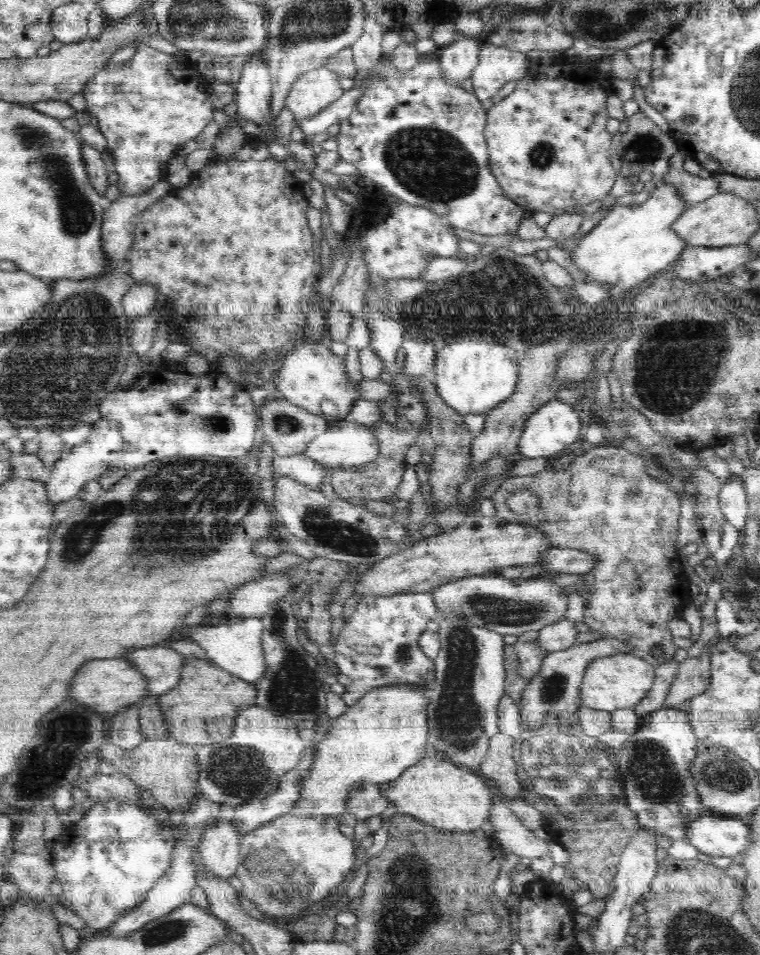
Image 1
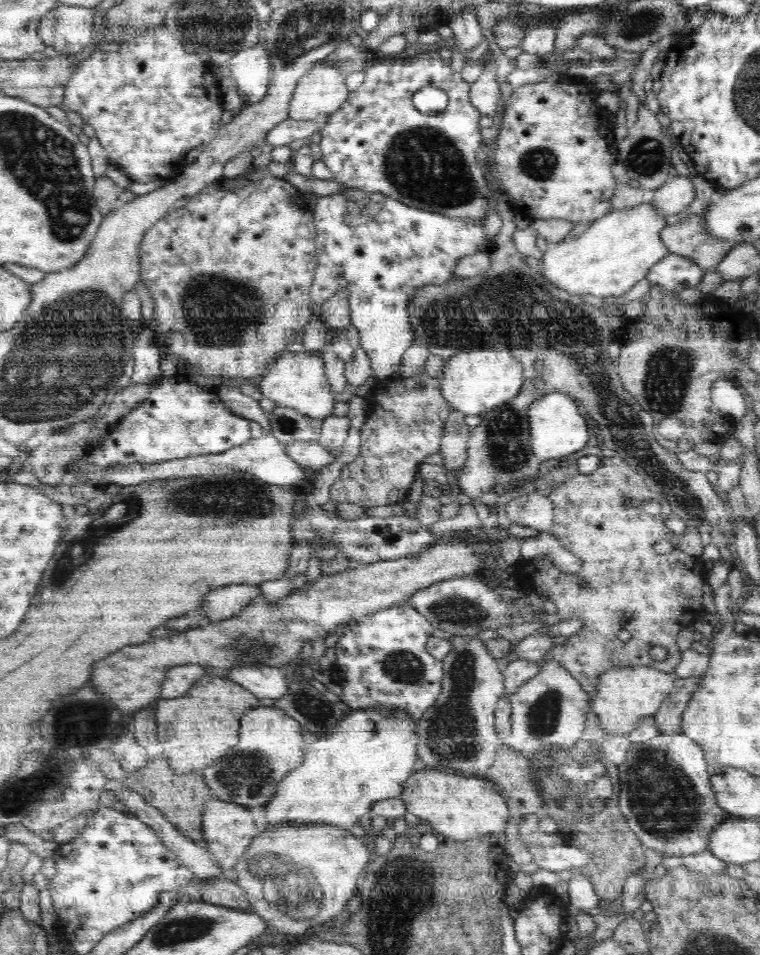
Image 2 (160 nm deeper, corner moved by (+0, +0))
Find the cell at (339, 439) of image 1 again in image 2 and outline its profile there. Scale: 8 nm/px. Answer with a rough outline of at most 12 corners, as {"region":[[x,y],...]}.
{"region":[[318,441],[283,445],[300,466],[314,469],[336,458]]}

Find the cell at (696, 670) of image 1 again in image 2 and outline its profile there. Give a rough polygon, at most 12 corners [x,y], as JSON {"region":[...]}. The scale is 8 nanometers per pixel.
{"region":[[701,676],[678,677],[654,716],[660,735],[681,733]]}

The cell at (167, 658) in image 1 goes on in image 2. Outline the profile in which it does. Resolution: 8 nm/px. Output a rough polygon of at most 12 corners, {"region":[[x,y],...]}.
{"region":[[176,665],[160,686],[164,699],[184,696],[206,674],[202,665]]}

